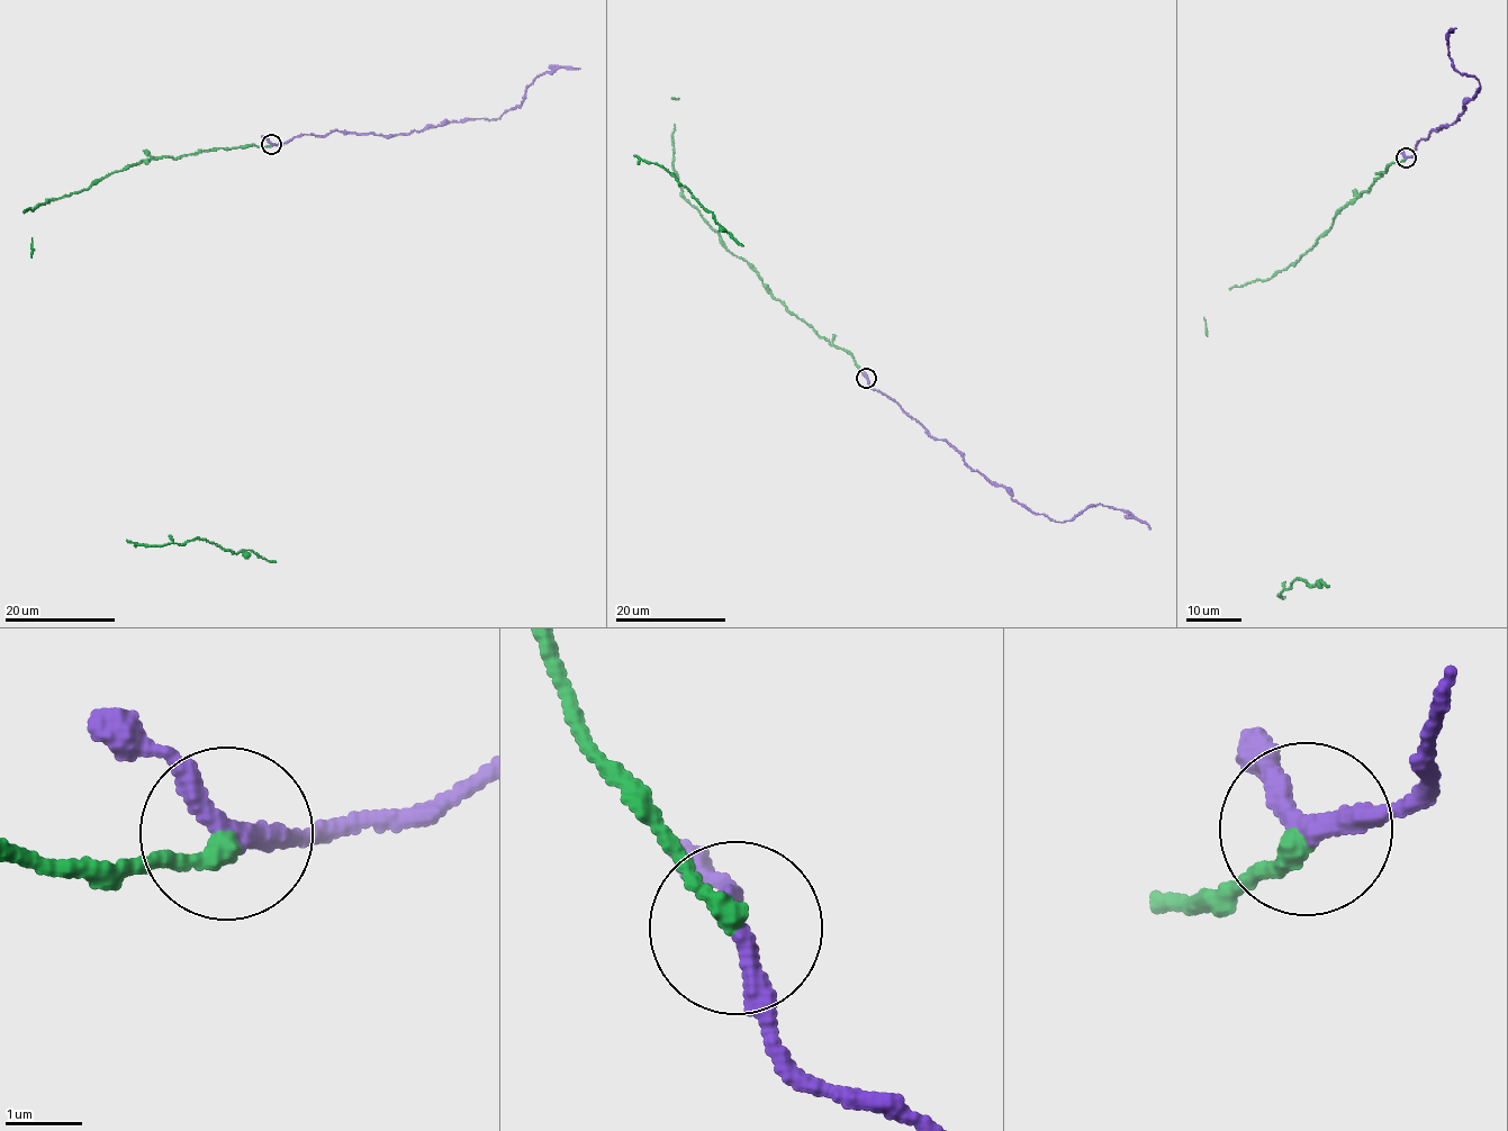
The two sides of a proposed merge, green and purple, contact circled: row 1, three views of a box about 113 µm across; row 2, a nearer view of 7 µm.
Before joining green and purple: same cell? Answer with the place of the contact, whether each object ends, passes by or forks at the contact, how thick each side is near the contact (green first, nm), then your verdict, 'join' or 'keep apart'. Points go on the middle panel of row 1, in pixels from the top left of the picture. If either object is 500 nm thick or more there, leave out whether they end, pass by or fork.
(866, 378) | green ends | purple passes by | 240/240 nm | join

